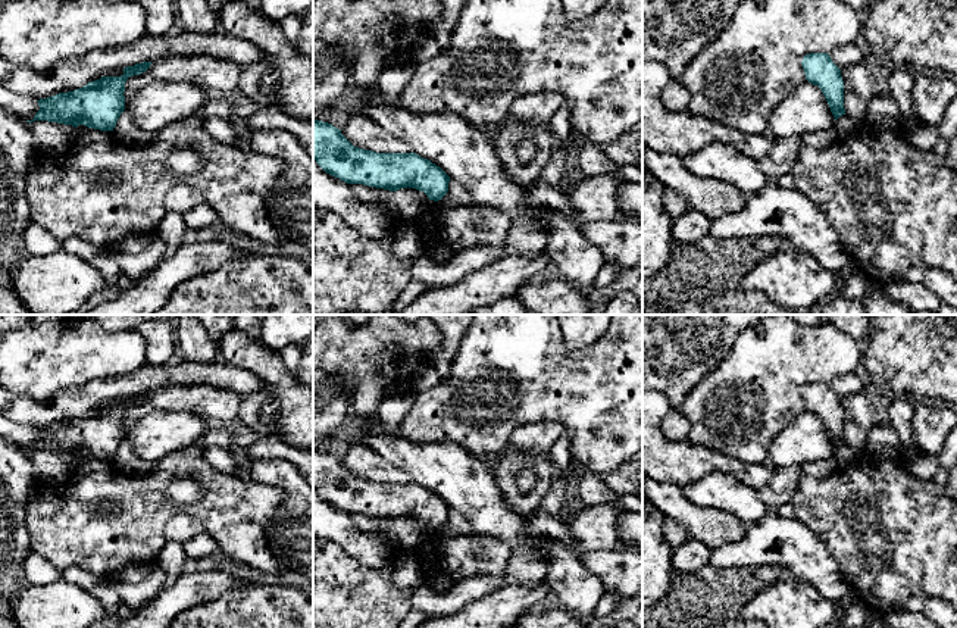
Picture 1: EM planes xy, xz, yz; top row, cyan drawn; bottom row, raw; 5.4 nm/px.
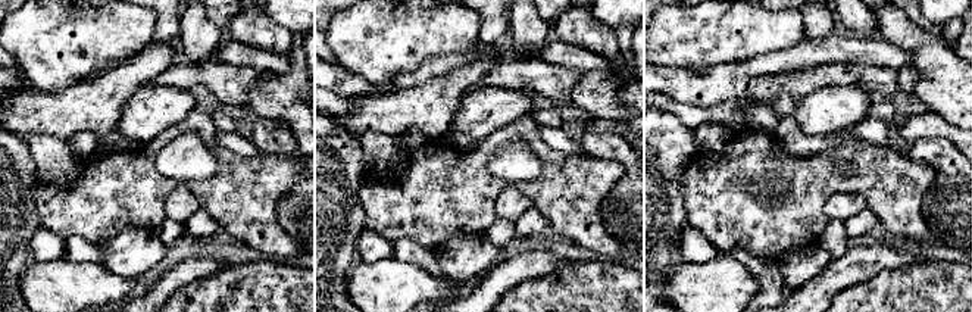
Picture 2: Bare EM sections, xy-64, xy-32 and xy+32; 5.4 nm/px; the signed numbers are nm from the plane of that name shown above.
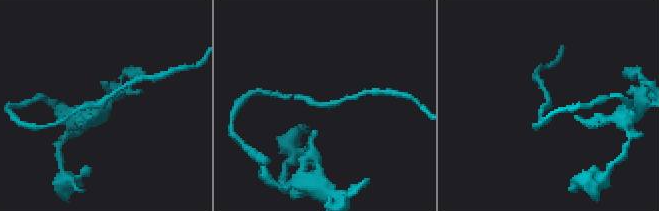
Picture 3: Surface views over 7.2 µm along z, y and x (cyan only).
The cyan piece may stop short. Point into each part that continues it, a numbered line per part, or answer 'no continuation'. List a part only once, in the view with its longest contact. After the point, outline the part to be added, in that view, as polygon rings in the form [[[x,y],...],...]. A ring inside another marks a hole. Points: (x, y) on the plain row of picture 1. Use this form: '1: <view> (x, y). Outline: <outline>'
no continuation

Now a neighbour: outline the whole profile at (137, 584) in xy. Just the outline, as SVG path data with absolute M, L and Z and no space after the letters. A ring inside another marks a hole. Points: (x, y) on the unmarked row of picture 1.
M151 560L122 568L107 582L125 612L134 612L150 603L171 582L171 578L156 560Z

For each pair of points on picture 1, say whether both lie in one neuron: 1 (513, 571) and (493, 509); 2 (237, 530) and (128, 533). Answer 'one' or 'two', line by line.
1: two
2: one

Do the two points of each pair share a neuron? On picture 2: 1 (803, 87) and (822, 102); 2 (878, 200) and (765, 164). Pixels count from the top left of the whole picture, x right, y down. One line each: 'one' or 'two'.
1: two
2: one

